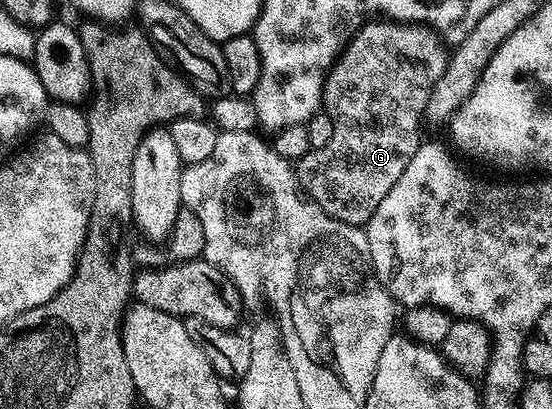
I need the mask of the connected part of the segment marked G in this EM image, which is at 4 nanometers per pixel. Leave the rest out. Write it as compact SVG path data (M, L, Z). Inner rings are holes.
M370 19L358 26L353 37L334 58L322 84L321 108L332 119L332 139L325 147L311 149L296 163L301 192L349 225L365 226L372 219L392 183L404 175L404 167L423 144L422 121L438 80L446 70L448 49L437 31L412 21Z

